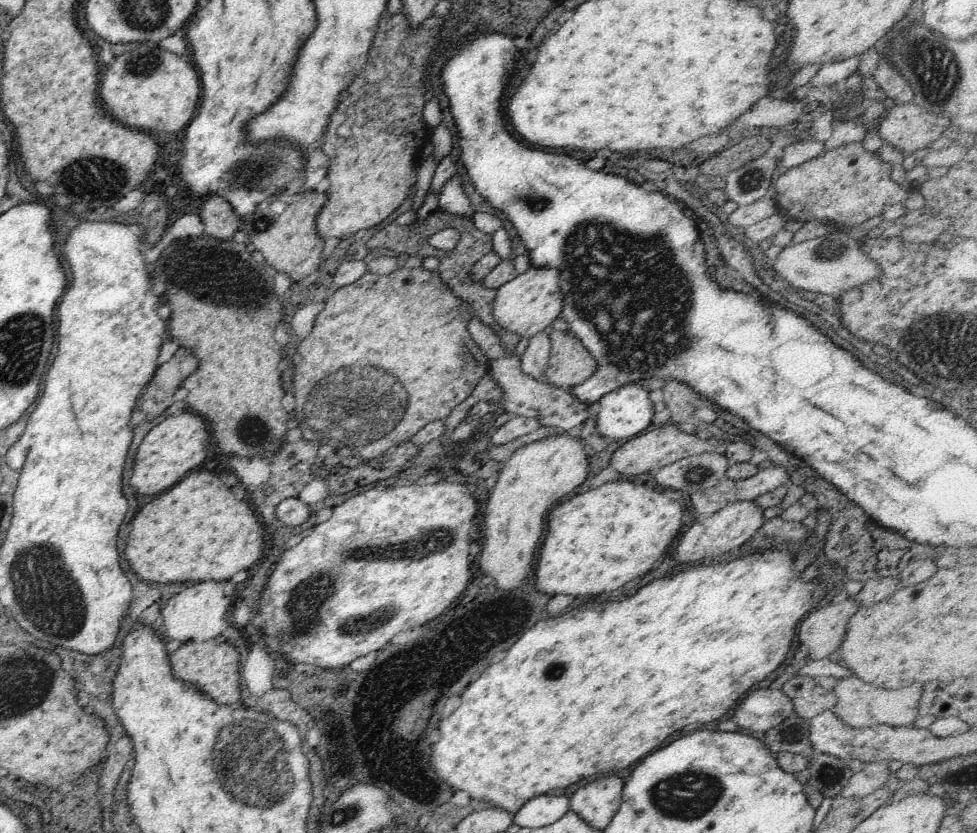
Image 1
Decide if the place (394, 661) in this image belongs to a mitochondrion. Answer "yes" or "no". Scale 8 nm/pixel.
no

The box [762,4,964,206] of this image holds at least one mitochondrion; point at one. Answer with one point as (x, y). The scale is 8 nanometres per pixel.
(937, 57)

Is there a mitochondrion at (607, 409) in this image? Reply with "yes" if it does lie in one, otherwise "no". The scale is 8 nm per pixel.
no

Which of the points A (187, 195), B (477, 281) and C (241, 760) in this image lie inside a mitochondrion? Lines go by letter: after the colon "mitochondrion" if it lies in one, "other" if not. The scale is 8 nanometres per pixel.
A: other
B: other
C: mitochondrion

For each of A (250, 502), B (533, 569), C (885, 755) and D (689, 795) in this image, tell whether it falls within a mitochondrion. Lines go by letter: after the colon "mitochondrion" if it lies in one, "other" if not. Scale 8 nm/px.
A: other
B: other
C: other
D: mitochondrion

